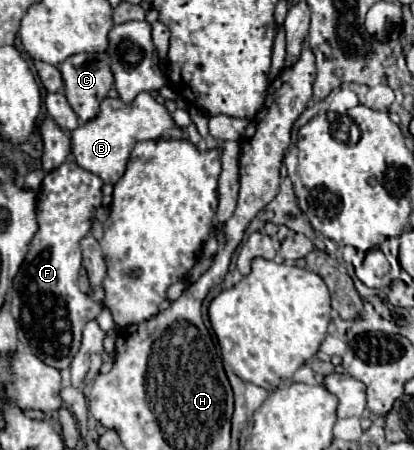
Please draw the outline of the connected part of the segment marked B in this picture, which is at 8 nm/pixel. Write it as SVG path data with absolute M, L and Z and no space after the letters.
M138 94L132 104L124 104L120 98L104 98L98 116L70 132L72 158L80 168L100 176L104 184L116 184L126 170L130 152L136 142L154 138L180 138L180 134L182 132L174 126L164 104L156 102L152 94Z

